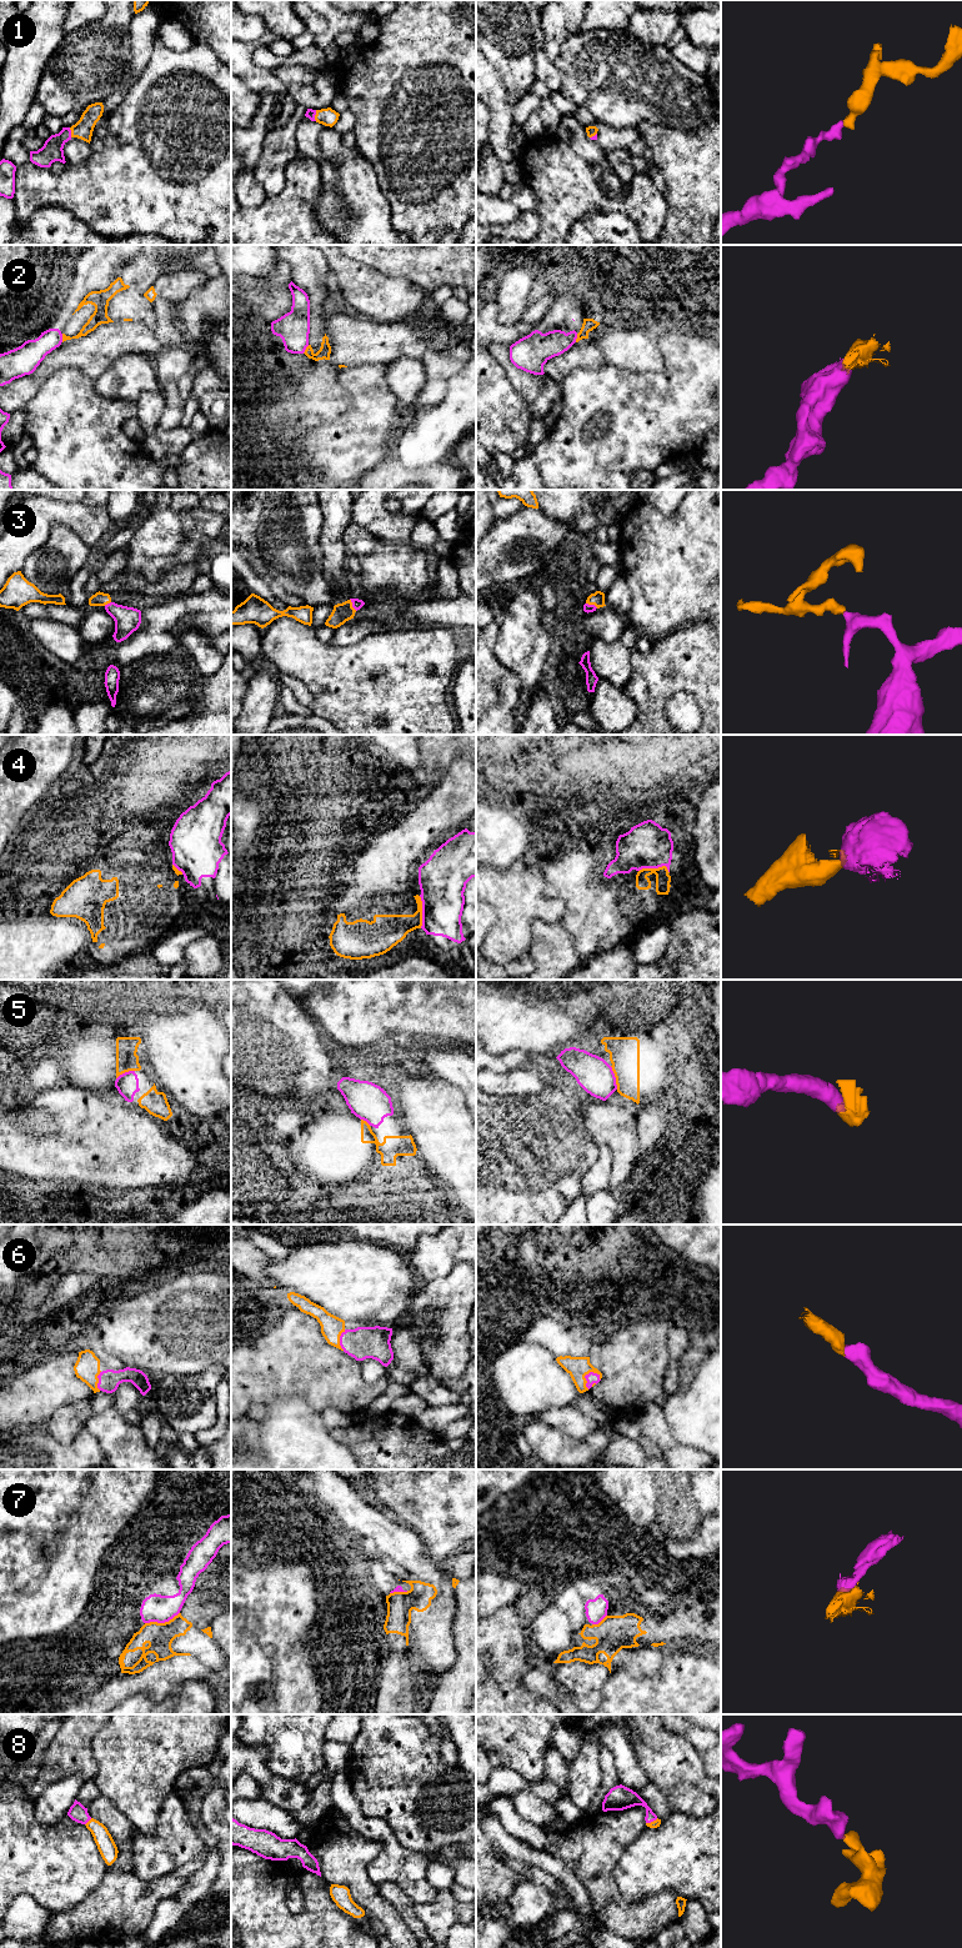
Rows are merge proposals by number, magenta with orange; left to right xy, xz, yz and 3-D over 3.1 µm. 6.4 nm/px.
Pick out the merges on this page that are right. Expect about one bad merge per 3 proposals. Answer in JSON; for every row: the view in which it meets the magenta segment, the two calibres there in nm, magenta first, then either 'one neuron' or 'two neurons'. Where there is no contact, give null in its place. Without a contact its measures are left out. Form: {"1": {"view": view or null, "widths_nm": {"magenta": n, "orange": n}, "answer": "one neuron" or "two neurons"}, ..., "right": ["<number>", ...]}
{"1": {"view": "xz", "widths_nm": {"magenta": 60, "orange": 110}, "answer": "one neuron"}, "2": {"view": "xy", "widths_nm": {"magenta": 170, "orange": 80}, "answer": "two neurons"}, "3": {"view": "xz", "widths_nm": {"magenta": 70, "orange": 120}, "answer": "one neuron"}, "4": {"view": "yz", "widths_nm": {"magenta": 300, "orange": 100}, "answer": "two neurons"}, "5": {"view": "yz", "widths_nm": {"magenta": 220, "orange": 190}, "answer": "one neuron"}, "6": {"view": "yz", "widths_nm": {"magenta": 70, "orange": 140}, "answer": "one neuron"}, "7": {"view": "xy", "widths_nm": {"magenta": 180, "orange": 170}, "answer": "two neurons"}, "8": {"view": "xy", "widths_nm": {"magenta": 110, "orange": 120}, "answer": "one neuron"}, "right": ["1", "3", "5", "6", "8"]}

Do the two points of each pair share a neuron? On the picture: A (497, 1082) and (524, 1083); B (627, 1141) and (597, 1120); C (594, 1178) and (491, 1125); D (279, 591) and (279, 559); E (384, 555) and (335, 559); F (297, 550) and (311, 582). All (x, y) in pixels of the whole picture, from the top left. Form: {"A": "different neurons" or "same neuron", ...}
{"A": "same neuron", "B": "same neuron", "C": "different neurons", "D": "different neurons", "E": "different neurons", "F": "same neuron"}

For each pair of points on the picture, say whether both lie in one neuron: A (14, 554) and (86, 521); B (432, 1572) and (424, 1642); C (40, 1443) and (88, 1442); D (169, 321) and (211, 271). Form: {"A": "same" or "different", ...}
{"A": "same", "B": "different", "C": "same", "D": "different"}

